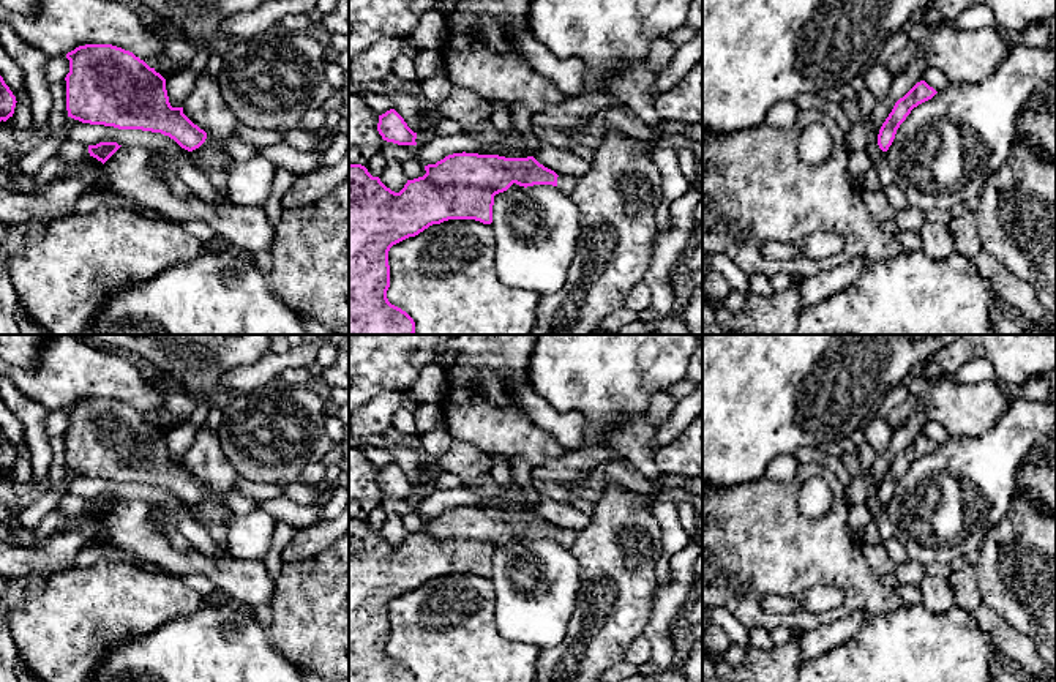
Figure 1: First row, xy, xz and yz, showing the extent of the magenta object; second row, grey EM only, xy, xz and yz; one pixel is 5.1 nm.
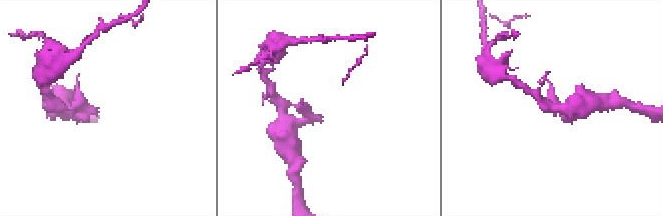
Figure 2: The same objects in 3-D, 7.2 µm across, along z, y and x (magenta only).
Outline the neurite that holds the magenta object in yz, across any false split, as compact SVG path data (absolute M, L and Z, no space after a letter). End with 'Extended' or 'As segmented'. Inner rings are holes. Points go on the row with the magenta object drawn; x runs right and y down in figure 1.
M925 81L917 82L903 98L900 98L878 134L878 145L882 152L887 152L892 145L897 129L906 120L914 107L931 99L938 92Z. As segmented

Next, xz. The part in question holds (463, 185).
M453 153L425 166L423 177L407 180L399 193L387 188L361 164L349 164L349 335L414 335L415 322L387 298L390 287L388 251L433 224L448 219L492 223L494 196L513 183L519 186L552 185L568 193L578 178L557 175L534 156Z. Extended

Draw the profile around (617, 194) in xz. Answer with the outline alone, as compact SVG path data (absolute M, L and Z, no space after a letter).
M620 128L605 129L594 161L589 163L587 170L578 177L578 183L570 191L581 215L581 237L573 262L562 287L541 297L530 335L590 335L608 313L623 308L631 287L644 279L658 238L655 208L661 202L661 172L650 158L652 150L649 142L633 139Z

